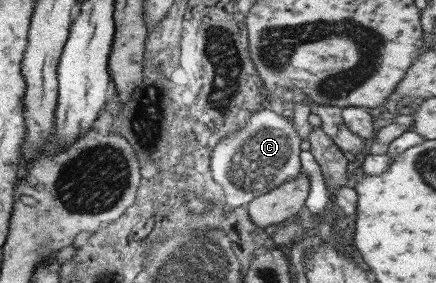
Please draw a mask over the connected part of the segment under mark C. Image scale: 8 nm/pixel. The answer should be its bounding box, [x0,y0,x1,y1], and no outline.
[210,109,300,212]

